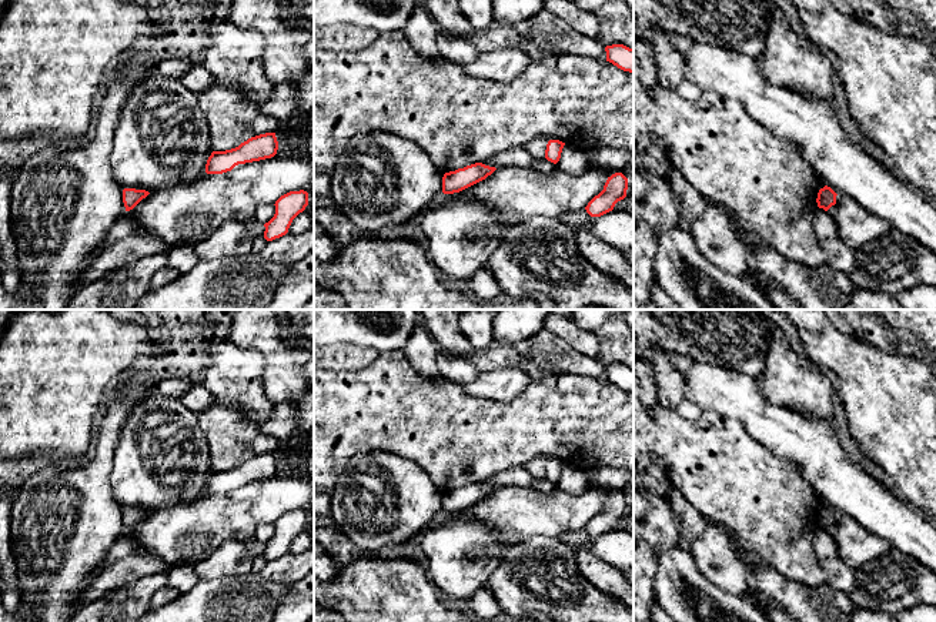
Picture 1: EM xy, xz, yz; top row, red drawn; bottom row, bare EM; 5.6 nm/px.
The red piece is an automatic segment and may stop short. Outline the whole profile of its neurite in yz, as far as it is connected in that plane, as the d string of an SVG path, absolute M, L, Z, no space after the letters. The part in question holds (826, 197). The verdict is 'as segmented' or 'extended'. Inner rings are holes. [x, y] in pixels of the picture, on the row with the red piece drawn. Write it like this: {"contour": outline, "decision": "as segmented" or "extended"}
{"contour": "M825 185L818 193L816 198L818 207L828 211L832 205L836 204L836 195L838 194L830 187Z", "decision": "as segmented"}

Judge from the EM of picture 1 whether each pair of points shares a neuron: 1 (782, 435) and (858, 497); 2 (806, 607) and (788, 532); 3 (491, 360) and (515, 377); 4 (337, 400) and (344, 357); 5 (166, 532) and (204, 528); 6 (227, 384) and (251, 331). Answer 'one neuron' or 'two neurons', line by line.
1: one neuron
2: two neurons
3: two neurons
4: two neurons
5: one neuron
6: two neurons

